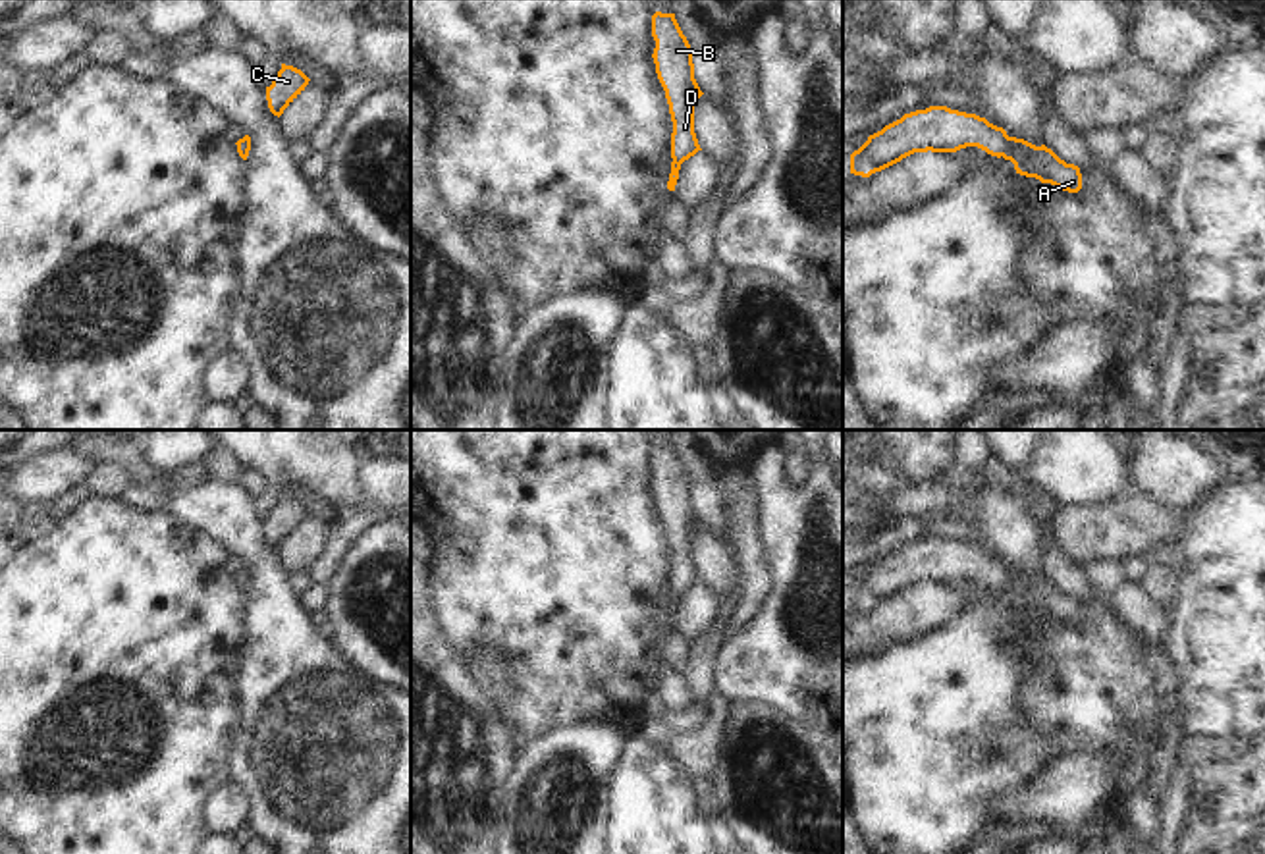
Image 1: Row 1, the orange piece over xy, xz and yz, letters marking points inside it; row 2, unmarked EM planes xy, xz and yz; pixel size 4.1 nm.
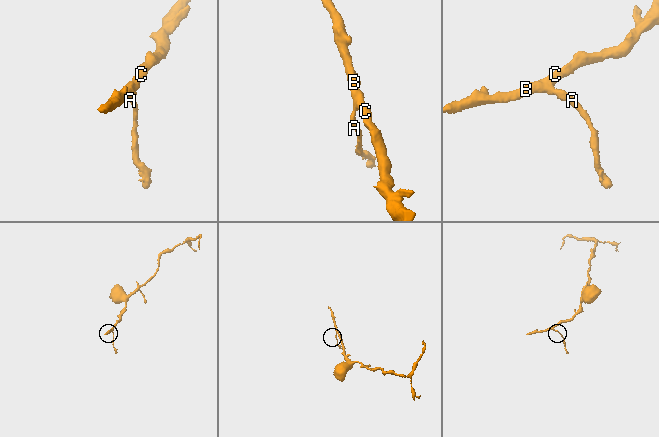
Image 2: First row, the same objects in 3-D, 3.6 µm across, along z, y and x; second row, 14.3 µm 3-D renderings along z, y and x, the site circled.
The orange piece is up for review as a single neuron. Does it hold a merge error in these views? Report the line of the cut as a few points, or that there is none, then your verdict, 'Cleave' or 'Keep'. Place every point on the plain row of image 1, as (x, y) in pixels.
No split. Keep

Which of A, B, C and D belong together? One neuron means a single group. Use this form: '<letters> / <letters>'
A B C D

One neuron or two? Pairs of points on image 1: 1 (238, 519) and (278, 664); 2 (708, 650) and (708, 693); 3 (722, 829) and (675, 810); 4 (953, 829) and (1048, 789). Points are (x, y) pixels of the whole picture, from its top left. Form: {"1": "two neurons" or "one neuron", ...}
{"1": "one neuron", "2": "one neuron", "3": "two neurons", "4": "two neurons"}

